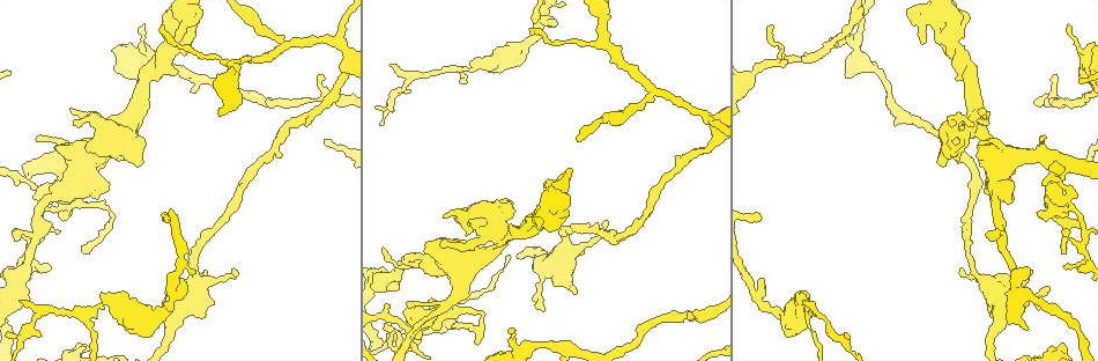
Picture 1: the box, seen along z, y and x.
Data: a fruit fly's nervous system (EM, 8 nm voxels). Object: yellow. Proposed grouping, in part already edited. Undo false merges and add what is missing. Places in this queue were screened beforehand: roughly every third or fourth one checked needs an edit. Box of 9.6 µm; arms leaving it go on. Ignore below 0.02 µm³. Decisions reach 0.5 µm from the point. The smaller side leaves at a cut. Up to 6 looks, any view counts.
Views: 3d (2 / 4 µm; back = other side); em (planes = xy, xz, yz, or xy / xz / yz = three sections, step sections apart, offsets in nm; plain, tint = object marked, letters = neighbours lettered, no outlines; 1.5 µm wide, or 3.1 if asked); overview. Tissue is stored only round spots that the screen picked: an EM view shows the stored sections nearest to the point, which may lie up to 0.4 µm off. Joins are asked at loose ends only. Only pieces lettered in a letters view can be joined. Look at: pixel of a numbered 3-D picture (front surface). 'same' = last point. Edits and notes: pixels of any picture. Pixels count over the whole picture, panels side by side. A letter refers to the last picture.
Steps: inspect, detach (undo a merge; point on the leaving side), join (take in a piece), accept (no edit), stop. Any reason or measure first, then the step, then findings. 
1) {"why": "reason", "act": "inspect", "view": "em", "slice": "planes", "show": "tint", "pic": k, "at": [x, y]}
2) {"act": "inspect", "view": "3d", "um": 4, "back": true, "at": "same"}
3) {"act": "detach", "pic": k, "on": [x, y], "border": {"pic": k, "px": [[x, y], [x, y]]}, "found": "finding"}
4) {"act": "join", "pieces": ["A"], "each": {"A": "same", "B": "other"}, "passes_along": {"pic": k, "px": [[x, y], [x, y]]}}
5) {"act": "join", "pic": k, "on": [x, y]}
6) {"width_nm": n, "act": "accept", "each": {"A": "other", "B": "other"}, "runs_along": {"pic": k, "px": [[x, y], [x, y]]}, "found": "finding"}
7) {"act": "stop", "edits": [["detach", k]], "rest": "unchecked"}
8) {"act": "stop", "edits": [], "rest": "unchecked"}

{"why": "free end", "act": "inspect", "view": "3d", "um": 2, "pic": 1, "at": [986, 235]}

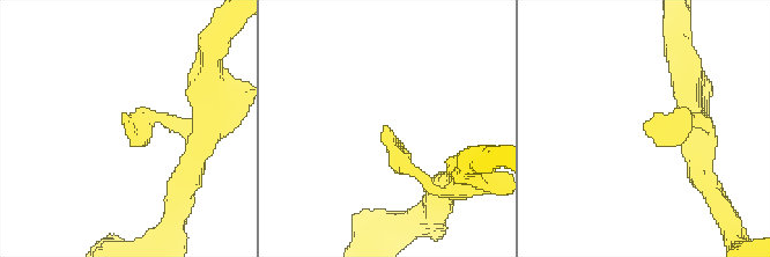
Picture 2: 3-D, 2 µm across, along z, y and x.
{"act": "inspect", "view": "em", "slice": "planes", "show": "letters", "pic": 2, "at": [386, 126]}

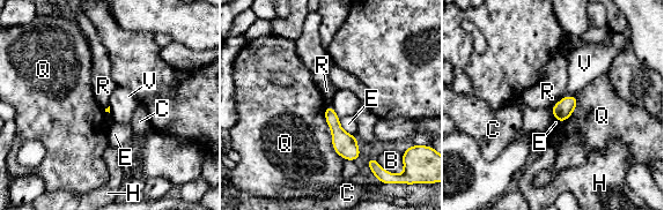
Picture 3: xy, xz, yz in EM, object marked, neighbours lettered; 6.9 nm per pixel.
{"act": "accept", "each": {"B": "other", "C": "other", "E": "other", "H": "other", "Q": "other", "R": "other", "V": "other"}, "border": {"pic": 3, "px": [[559, 99], [551, 110]]}, "found": "no lettered piece goes on from it"}

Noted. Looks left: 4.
{"why": "calibre changes", "act": "inspect", "view": "3d", "um": 4, "pic": 1, "at": [91, 315]}

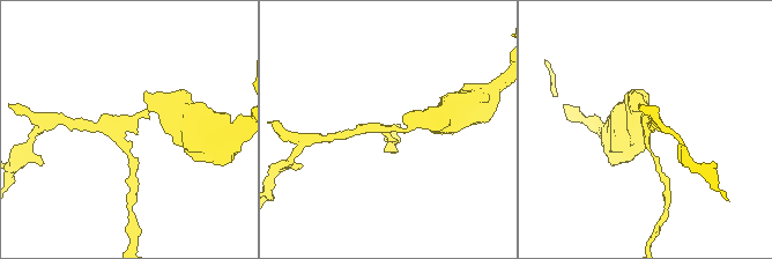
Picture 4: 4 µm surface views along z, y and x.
{"arms": 3, "act": "inspect", "view": "em", "slice": "planes", "show": "letters", "pic": 4, "at": [645, 123]}

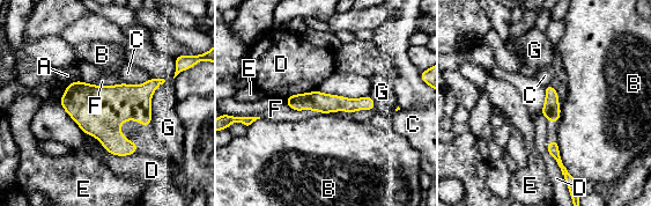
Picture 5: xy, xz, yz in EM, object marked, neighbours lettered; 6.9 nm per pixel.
{"longest_contact_nm": ["D", 400], "act": "accept", "each": {"A": "other", "B": "other", "C": "other", "D": "other", "E": "other", "F": "other", "G": "other"}, "border": {"pic": 5, "px": [[84, 132], [112, 154], [137, 152]]}, "found": "continuous, no second cell"}

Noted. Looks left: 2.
{"act": "stop", "edits": [], "rest": "unchecked"}

